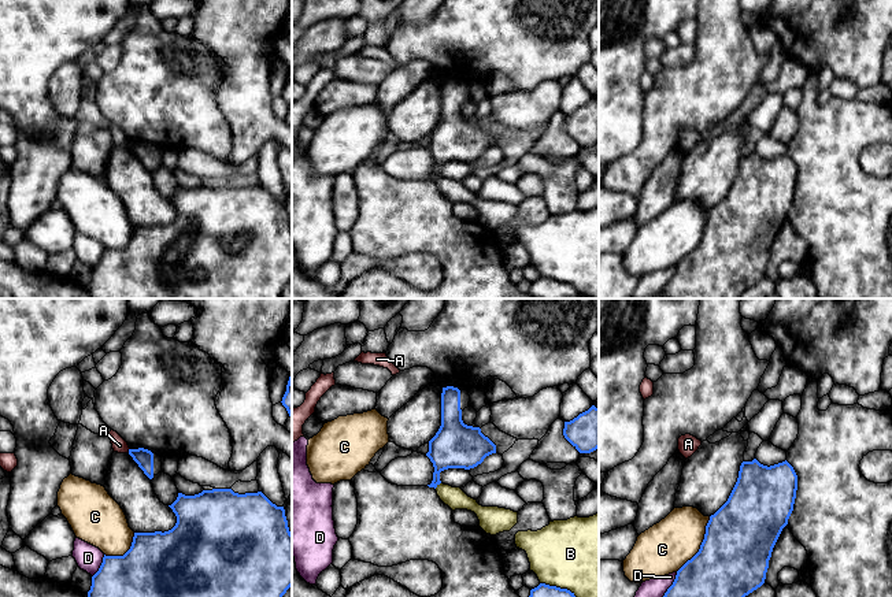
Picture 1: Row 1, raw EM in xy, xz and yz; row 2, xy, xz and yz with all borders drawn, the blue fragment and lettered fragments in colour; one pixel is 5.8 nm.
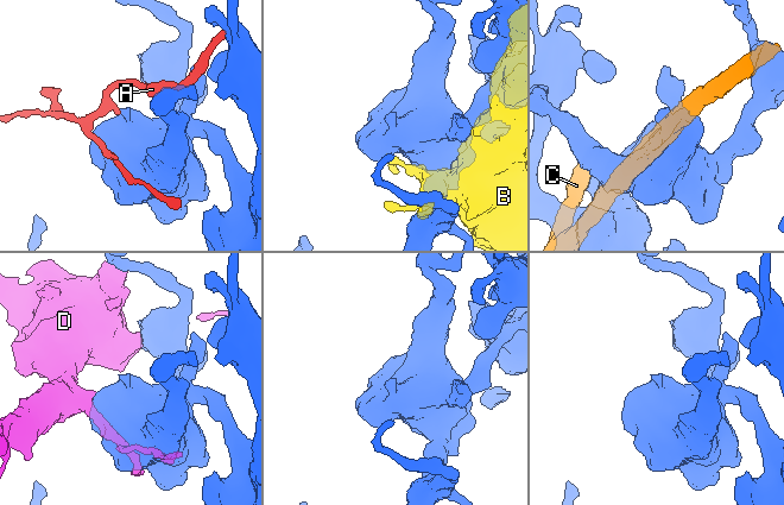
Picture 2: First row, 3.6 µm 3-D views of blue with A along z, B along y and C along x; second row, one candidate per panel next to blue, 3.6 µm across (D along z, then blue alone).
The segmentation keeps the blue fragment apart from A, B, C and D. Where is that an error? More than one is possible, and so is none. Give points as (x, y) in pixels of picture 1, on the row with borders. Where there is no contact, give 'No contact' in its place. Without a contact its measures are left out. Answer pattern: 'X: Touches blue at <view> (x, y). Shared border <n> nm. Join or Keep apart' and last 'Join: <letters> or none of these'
A: Touches blue at xy (129, 451). Shared border 30 nm. Keep apart
B: Touches blue at xz (558, 588). Shared border 240 nm. Keep apart
C: Touches blue at yz (700, 545). Shared border 380 nm. Keep apart
D: Touches blue at xy (100, 566). Shared border 150 nm. Keep apart
Join: none of these

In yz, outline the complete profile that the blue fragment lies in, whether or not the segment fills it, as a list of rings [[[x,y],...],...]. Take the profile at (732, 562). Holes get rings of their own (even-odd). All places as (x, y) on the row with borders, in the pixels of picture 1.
[[[785,460],[763,466],[743,461],[728,501],[710,516],[699,552],[676,575],[663,597],[745,597],[765,583],[773,548],[788,524],[797,475]]]

